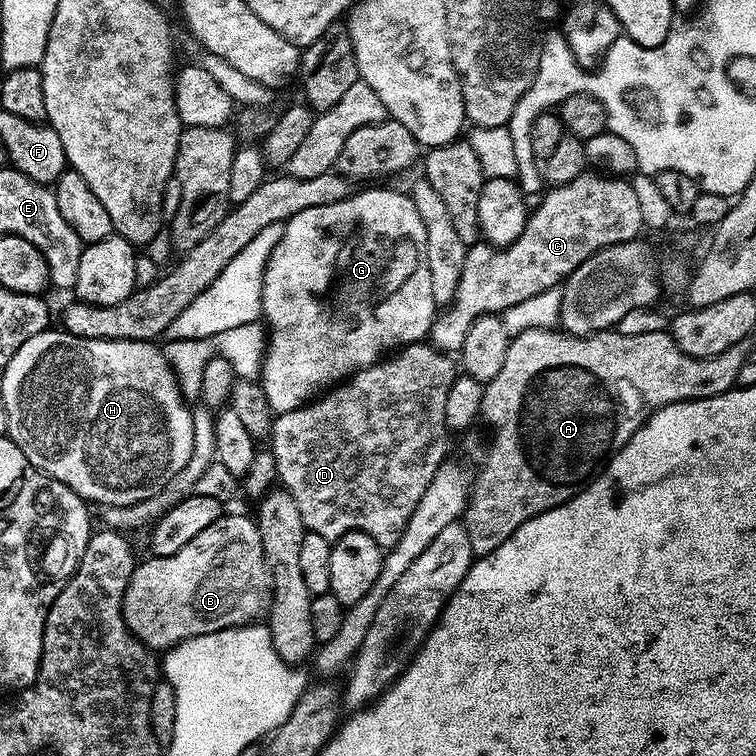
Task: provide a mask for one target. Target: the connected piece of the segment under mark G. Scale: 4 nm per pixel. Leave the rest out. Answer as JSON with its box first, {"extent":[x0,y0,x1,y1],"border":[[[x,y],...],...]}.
{"extent":[259,188,438,413],"border":[[[368,188],[365,192],[353,191],[342,202],[334,202],[330,206],[314,206],[314,210],[302,210],[302,214],[294,214],[284,224],[282,239],[270,254],[264,271],[262,288],[263,319],[266,321],[266,351],[264,369],[260,372],[259,383],[264,385],[266,398],[270,398],[273,413],[289,412],[295,408],[303,408],[305,404],[317,399],[325,390],[345,381],[356,372],[369,368],[381,359],[382,354],[399,350],[405,344],[419,344],[432,331],[432,322],[438,315],[438,306],[434,302],[434,290],[430,290],[430,262],[426,246],[426,226],[422,222],[422,214],[414,206],[411,195],[395,192],[392,188]]]}

